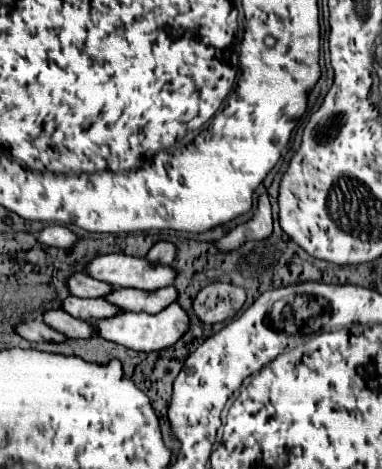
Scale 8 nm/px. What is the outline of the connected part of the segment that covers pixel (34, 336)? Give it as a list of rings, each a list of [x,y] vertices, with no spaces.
[[[37,319],[19,323],[15,327],[15,331],[17,331],[17,335],[21,335],[27,341],[55,341],[55,343],[65,341],[65,337],[61,333],[57,333],[55,329],[49,329],[43,321],[37,321]]]

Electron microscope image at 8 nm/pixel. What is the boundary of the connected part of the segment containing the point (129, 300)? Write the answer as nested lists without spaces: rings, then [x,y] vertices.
[[[161,287],[155,291],[141,291],[141,289],[113,289],[105,295],[105,301],[115,303],[121,311],[143,311],[143,313],[159,313],[163,307],[175,301],[173,287]]]

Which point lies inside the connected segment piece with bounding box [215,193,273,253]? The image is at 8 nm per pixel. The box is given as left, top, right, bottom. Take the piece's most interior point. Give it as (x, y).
(260, 227)

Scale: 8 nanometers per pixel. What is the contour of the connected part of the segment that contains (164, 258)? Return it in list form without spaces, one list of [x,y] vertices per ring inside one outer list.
[[[159,241],[151,247],[151,251],[145,255],[147,261],[155,265],[171,265],[171,259],[175,259],[175,245],[167,241]]]

